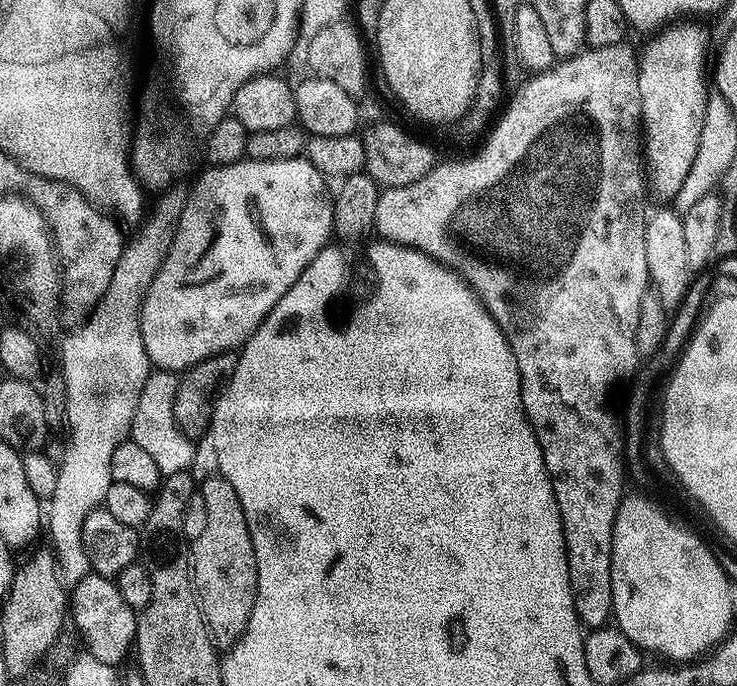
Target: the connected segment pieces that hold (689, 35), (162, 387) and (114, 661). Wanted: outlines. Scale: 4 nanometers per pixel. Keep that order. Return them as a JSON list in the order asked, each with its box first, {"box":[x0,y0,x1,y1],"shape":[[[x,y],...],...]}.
[{"box":[638,22,710,202],"shape":[[[686,22],[684,26],[679,24],[667,27],[655,37],[656,40],[648,45],[642,55],[640,61],[640,77],[638,78],[638,90],[642,94],[642,152],[646,157],[646,184],[654,195],[660,199],[660,202],[675,201],[678,190],[682,190],[682,182],[686,182],[686,174],[690,172],[690,165],[694,162],[694,154],[698,152],[698,138],[702,138],[702,126],[704,125],[704,115],[706,114],[706,106],[710,95],[710,88],[704,85],[704,55],[708,52],[708,36],[702,29],[698,28],[697,23]]]},{"box":[130,370,196,477],"shape":[[[154,370],[146,378],[146,386],[142,386],[142,398],[138,398],[138,410],[134,410],[132,419],[132,435],[130,439],[138,442],[152,461],[157,464],[161,477],[191,469],[192,459],[196,456],[196,444],[193,437],[184,433],[174,414],[174,406],[178,398],[180,376],[175,372]]]},{"box":[71,571,137,666],"shape":[[[89,571],[77,584],[71,585],[71,623],[76,623],[76,628],[80,631],[80,640],[84,643],[83,651],[98,658],[98,662],[113,666],[125,663],[123,660],[130,656],[136,642],[137,615],[137,609],[126,606],[126,598],[122,598],[115,579]]]}]

